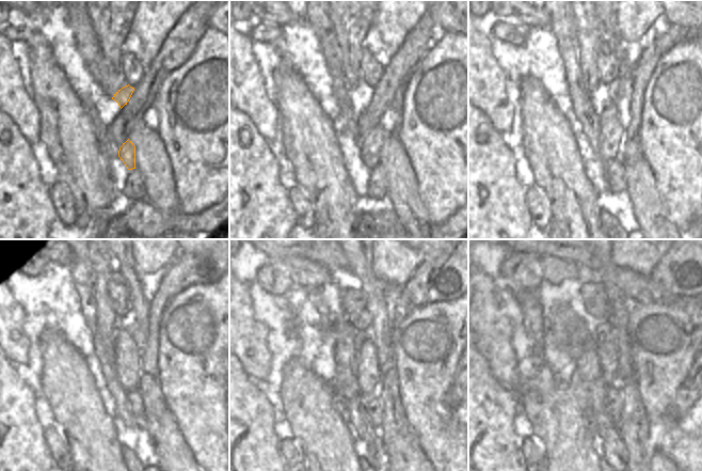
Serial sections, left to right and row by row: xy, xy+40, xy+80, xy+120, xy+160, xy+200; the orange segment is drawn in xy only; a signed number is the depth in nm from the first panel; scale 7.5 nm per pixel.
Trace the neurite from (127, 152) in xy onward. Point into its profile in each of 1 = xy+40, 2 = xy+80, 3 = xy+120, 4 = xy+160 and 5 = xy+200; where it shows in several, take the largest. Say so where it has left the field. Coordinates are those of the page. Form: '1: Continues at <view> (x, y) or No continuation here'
1: Continues at xy+40 (370, 145)
2: Continues at xy+80 (610, 134)
3: Continues at xy+120 (129, 370)
4: Continues at xy+160 (368, 373)
5: Continues at xy+200 (568, 293).

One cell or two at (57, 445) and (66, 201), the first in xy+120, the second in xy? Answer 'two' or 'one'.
one

